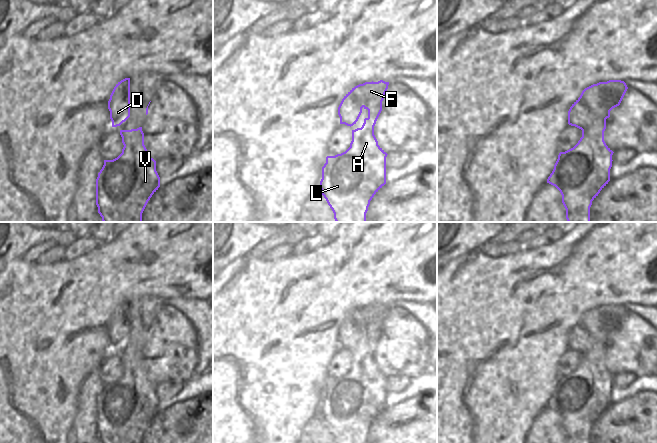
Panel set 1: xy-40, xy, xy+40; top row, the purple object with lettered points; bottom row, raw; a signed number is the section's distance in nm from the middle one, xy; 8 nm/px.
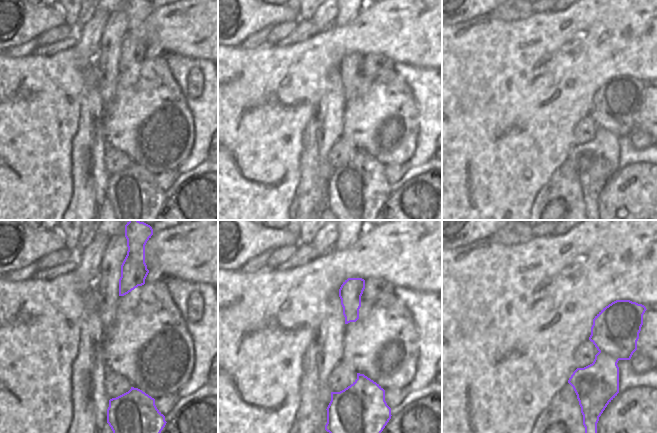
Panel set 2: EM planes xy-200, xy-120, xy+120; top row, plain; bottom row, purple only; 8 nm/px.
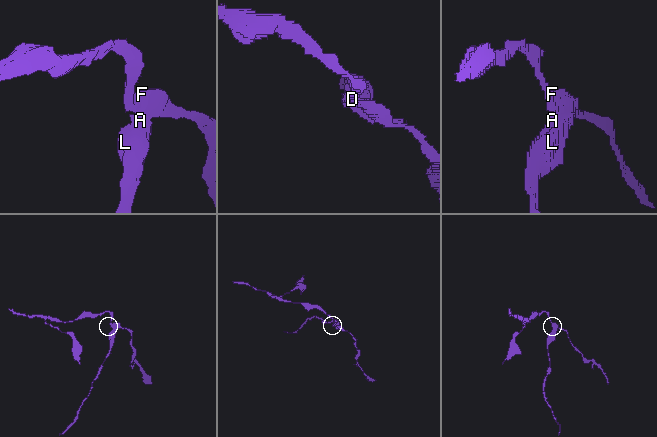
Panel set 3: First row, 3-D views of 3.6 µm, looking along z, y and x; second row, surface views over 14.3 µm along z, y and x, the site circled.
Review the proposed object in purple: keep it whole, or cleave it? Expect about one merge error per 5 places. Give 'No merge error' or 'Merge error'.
Merge error

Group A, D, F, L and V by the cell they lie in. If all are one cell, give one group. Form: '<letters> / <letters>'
A L V / D F

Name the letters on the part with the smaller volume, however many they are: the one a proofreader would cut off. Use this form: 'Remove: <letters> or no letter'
Remove: A, L, V

